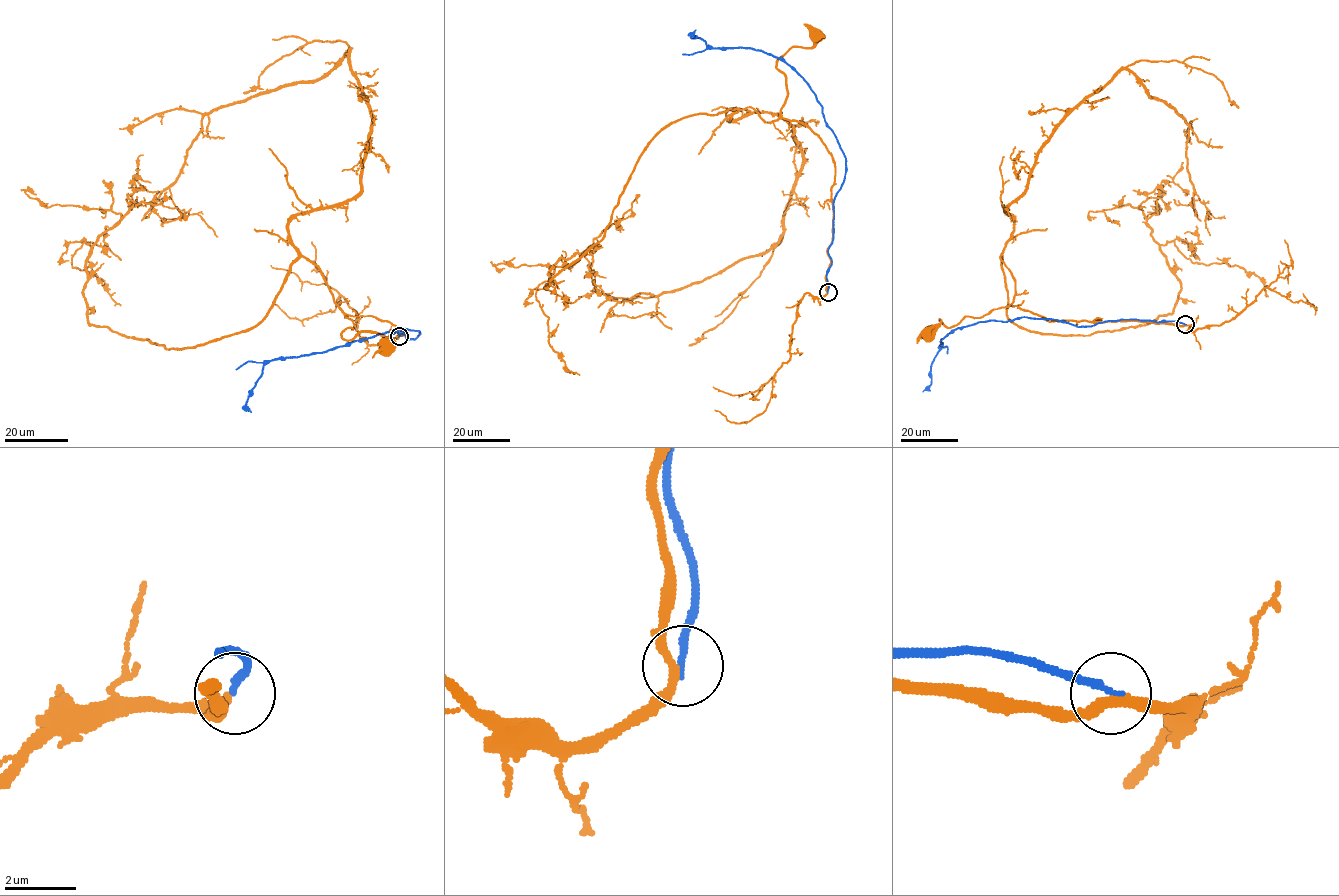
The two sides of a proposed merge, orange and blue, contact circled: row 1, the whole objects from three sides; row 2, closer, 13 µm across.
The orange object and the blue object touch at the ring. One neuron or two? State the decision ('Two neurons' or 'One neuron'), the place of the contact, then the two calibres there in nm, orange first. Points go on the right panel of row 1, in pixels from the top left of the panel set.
Two neurons. Place: (1185, 324). Thickness 240 nm (orange) against 190 nm

